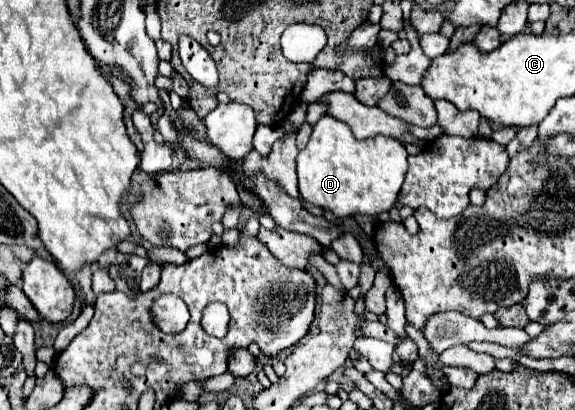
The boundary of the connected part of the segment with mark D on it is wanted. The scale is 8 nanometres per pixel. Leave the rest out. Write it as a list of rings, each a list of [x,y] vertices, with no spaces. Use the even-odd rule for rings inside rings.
[[[323,116],[315,126],[311,140],[297,154],[299,192],[305,202],[333,212],[337,218],[353,214],[377,216],[391,210],[407,172],[407,152],[395,138],[357,140],[345,122]]]

